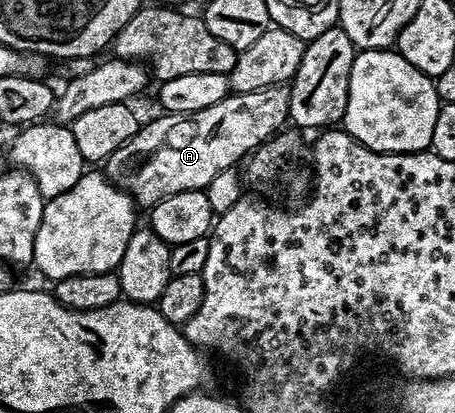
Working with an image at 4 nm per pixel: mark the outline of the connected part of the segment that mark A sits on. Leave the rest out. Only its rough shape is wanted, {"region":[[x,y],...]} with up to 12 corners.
{"region":[[289,87],[158,114],[103,173],[151,209],[290,122]]}

